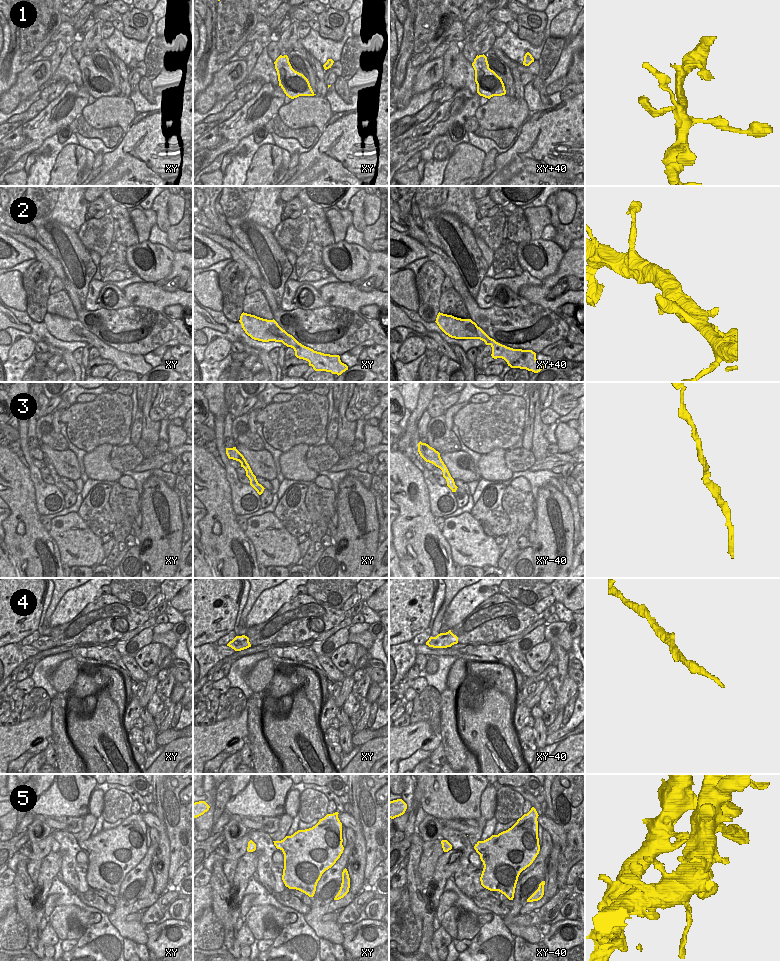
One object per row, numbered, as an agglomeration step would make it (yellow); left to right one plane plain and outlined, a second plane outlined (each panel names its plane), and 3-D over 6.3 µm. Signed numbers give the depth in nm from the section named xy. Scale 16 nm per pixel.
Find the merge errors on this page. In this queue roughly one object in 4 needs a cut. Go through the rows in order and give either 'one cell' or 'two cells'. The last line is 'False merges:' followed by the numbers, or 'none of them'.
1: one cell
2: one cell
3: one cell
4: one cell
5: one cell
False merges: none of them

